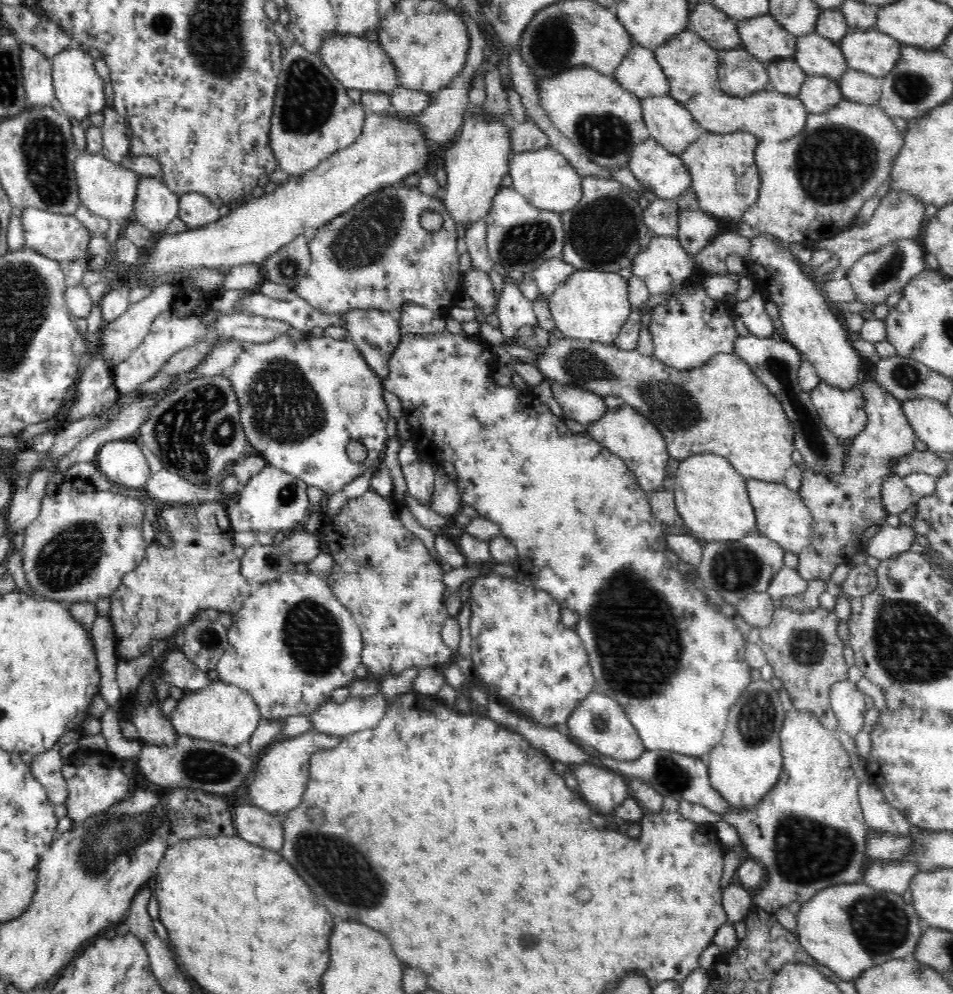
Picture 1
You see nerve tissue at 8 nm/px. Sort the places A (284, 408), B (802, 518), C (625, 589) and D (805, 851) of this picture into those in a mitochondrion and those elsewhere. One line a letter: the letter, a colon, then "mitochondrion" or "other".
A: mitochondrion
B: other
C: mitochondrion
D: mitochondrion

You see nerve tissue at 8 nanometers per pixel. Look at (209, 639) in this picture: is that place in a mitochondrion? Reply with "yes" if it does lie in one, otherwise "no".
yes

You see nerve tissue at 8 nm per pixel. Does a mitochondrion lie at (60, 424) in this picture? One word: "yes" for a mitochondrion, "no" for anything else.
no

